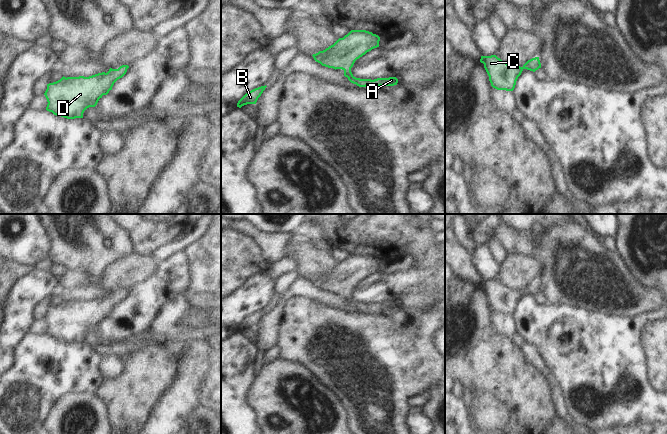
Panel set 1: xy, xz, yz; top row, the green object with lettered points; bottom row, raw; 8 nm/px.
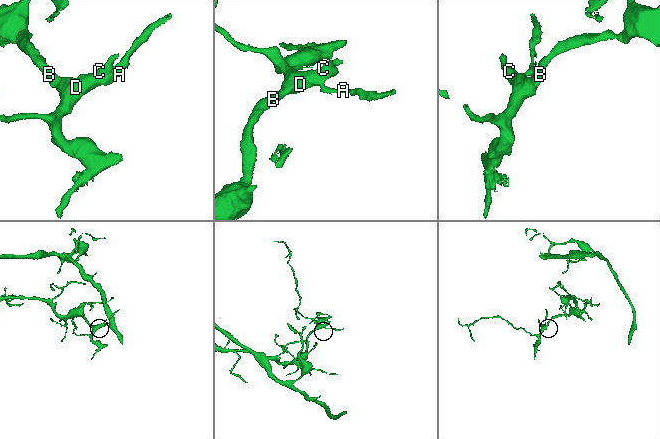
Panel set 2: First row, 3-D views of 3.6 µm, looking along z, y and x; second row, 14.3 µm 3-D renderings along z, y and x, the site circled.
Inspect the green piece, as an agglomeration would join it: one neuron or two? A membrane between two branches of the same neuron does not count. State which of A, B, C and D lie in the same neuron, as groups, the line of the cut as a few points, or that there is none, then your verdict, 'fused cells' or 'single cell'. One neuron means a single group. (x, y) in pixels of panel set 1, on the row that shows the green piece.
A B C D; no cut; single cell

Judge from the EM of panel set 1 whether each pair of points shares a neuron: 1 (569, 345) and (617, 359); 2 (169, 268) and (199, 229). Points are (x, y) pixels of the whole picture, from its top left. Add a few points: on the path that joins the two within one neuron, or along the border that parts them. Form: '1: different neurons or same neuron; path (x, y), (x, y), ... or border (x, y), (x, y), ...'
1: same neuron; path (581, 347), (596, 359), (605, 359)
2: different neurons; border (184, 250), (173, 253), (160, 261)

